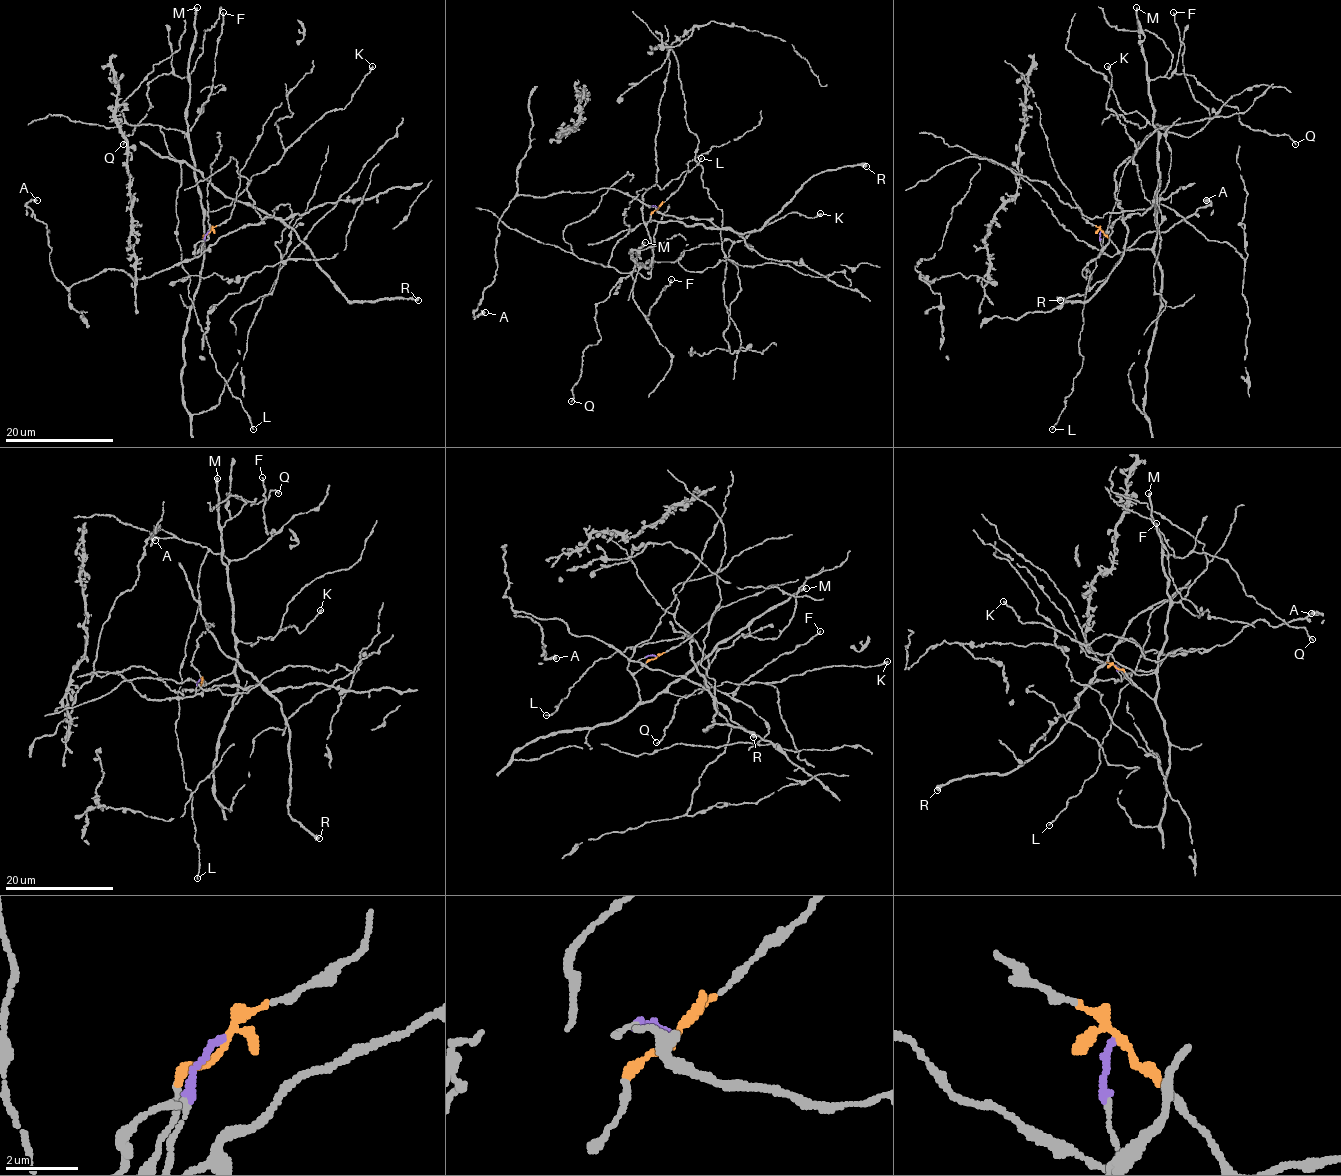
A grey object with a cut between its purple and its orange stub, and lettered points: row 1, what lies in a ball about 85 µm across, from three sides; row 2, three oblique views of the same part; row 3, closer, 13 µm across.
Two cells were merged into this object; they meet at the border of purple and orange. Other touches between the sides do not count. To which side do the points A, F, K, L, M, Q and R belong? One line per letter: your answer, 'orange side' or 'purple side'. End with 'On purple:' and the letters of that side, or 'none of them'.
A: purple side
F: orange side
K: orange side
L: orange side
M: orange side
Q: orange side
R: purple side
On purple: A, R

